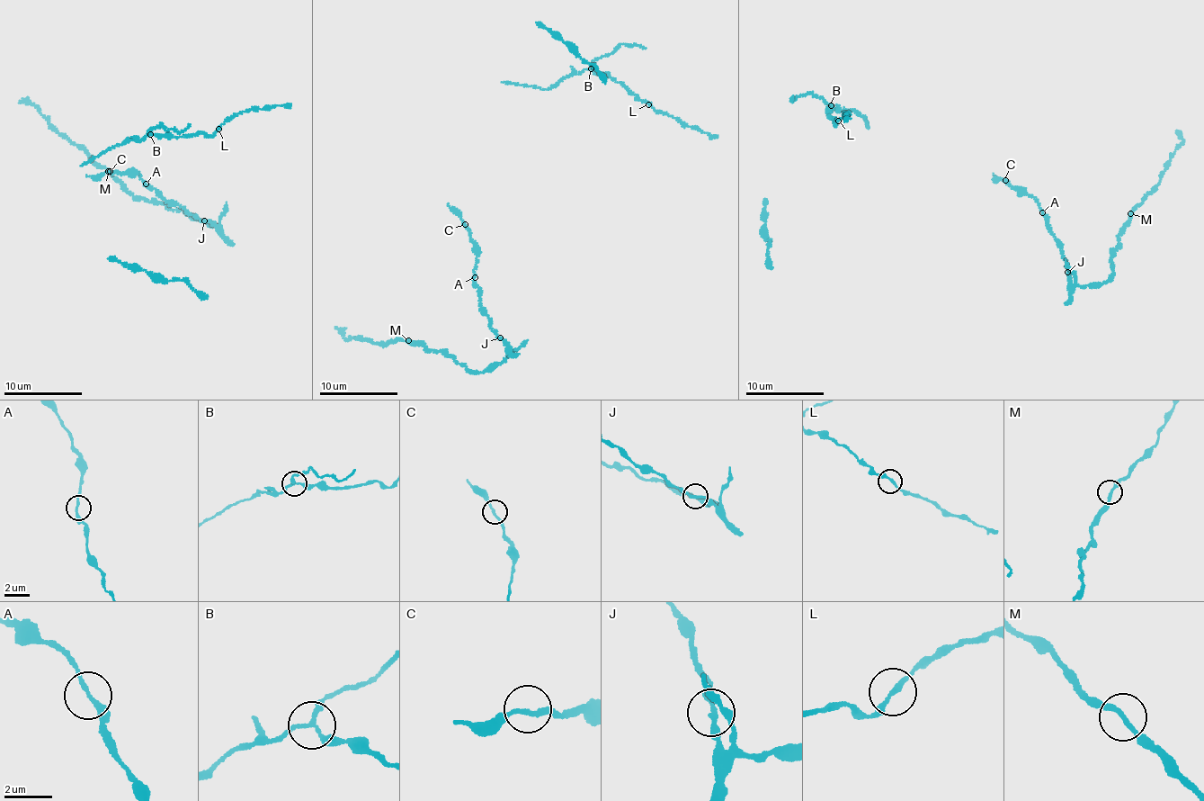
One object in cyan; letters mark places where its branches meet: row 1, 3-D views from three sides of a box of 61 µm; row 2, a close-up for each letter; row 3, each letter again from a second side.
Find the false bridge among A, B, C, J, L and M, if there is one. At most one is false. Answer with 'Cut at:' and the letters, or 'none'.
Cut at: B

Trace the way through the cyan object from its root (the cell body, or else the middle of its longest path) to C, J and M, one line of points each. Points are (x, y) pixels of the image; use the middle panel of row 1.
C: (470, 237), (465, 224)
J: (470, 237), (477, 256), (473, 277), (479, 288), (479, 301), (494, 331), (500, 337)
M: (470, 237), (479, 301), (508, 356), (482, 373), (469, 371), (452, 357), (408, 340)

